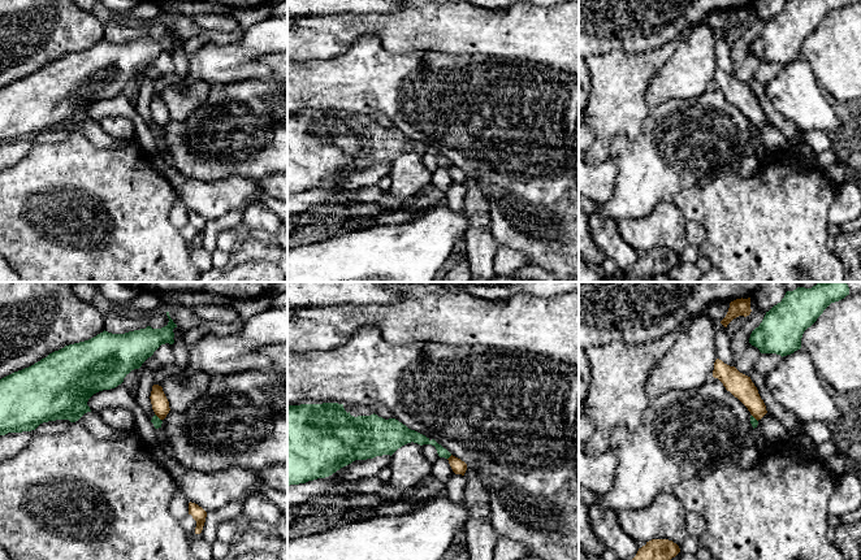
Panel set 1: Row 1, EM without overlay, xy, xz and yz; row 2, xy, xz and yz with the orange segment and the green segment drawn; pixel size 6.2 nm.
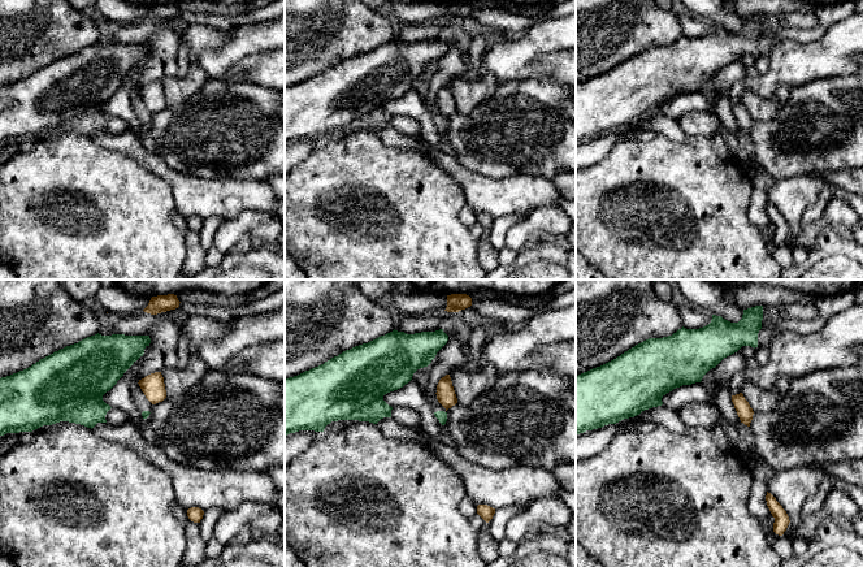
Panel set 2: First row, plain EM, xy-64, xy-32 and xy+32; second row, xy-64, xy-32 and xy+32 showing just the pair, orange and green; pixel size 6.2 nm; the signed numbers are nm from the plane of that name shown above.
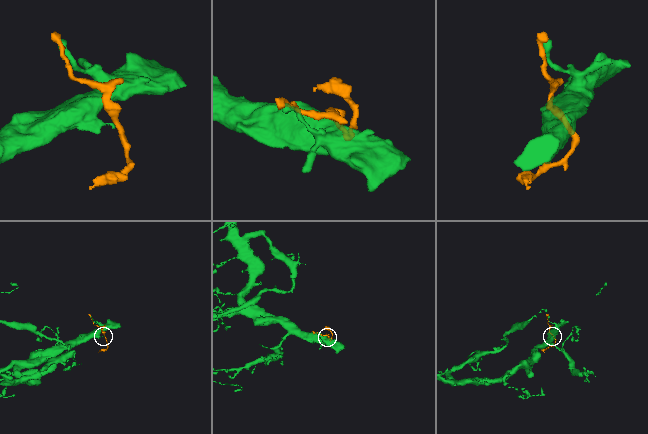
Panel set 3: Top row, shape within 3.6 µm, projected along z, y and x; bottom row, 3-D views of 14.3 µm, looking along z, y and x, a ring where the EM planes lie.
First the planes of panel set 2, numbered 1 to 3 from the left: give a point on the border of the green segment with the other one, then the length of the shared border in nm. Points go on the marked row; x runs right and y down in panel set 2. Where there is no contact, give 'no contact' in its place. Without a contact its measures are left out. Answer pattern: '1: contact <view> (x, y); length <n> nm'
1: no contact
2: no contact
3: no contact

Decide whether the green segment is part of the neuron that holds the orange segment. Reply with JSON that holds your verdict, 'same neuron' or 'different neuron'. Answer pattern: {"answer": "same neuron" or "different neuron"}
{"answer": "different neuron"}

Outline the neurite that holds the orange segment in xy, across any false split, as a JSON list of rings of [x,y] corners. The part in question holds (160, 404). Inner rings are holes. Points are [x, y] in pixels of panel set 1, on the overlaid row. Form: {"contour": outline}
{"contour": [[[153,385],[150,399],[155,414],[160,420],[164,420],[169,413],[170,408],[169,408],[169,401],[163,391],[163,387],[159,385]]]}

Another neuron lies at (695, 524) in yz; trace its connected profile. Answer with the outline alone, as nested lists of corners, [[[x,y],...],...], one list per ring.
[[[687,511],[685,529],[689,537],[698,538],[705,530],[705,520],[697,513]]]

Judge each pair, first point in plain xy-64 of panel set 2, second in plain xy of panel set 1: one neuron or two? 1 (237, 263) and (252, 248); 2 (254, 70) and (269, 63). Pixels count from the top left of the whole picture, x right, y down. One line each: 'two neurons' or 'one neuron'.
1: one neuron
2: one neuron

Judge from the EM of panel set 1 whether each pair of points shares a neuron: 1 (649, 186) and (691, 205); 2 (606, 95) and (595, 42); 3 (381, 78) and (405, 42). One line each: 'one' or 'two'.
1: two
2: two
3: two

